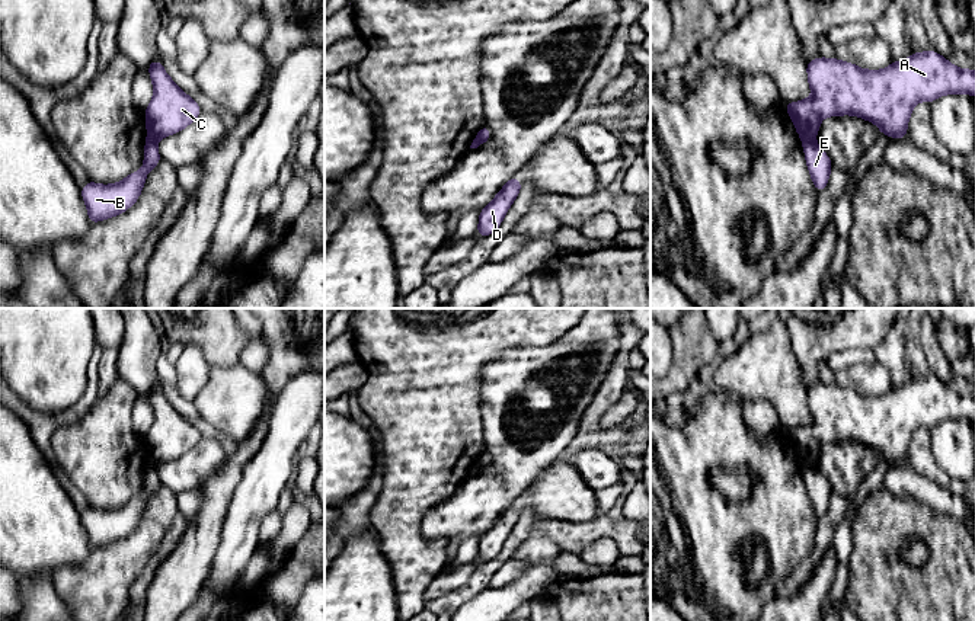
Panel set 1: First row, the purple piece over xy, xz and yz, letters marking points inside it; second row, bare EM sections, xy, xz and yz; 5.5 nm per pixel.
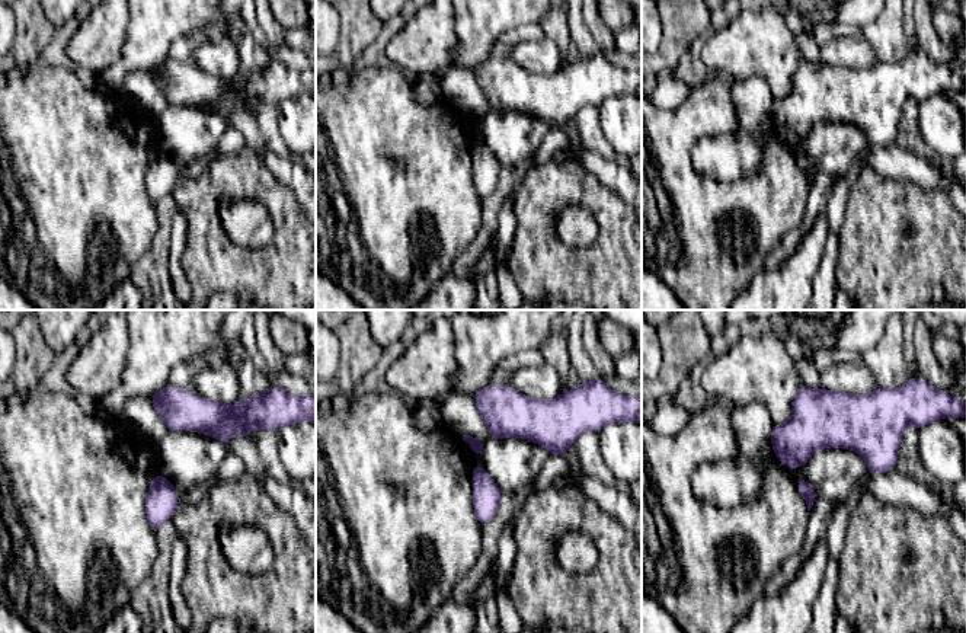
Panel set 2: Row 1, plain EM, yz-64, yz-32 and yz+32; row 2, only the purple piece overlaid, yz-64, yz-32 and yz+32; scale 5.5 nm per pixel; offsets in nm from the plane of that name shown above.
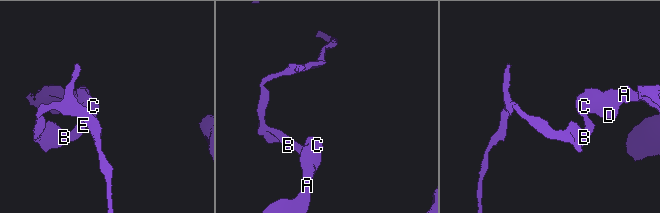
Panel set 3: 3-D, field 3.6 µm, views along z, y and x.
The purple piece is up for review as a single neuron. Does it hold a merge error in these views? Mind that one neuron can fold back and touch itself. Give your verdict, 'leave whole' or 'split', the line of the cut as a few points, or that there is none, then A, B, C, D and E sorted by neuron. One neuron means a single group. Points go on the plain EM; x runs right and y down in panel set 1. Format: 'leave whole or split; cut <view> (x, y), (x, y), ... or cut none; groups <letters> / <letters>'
split; cut yz (814, 461), (808, 461), (804, 466); groups A C D / B E

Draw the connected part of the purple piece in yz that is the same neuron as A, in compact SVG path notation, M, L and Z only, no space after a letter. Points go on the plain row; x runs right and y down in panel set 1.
M936 377L914 378L885 396L863 396L838 384L806 390L811 425L783 428L802 465L815 462L825 442L854 441L902 465L915 429L943 420L975 422L975 396L962 396Z

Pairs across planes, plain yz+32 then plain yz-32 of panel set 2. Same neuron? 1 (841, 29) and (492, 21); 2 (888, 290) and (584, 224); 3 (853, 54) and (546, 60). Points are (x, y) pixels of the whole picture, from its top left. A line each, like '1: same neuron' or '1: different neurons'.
1: different neurons
2: different neurons
3: same neuron

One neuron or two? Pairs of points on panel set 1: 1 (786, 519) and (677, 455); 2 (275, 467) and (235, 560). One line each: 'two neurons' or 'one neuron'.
1: one neuron
2: one neuron

